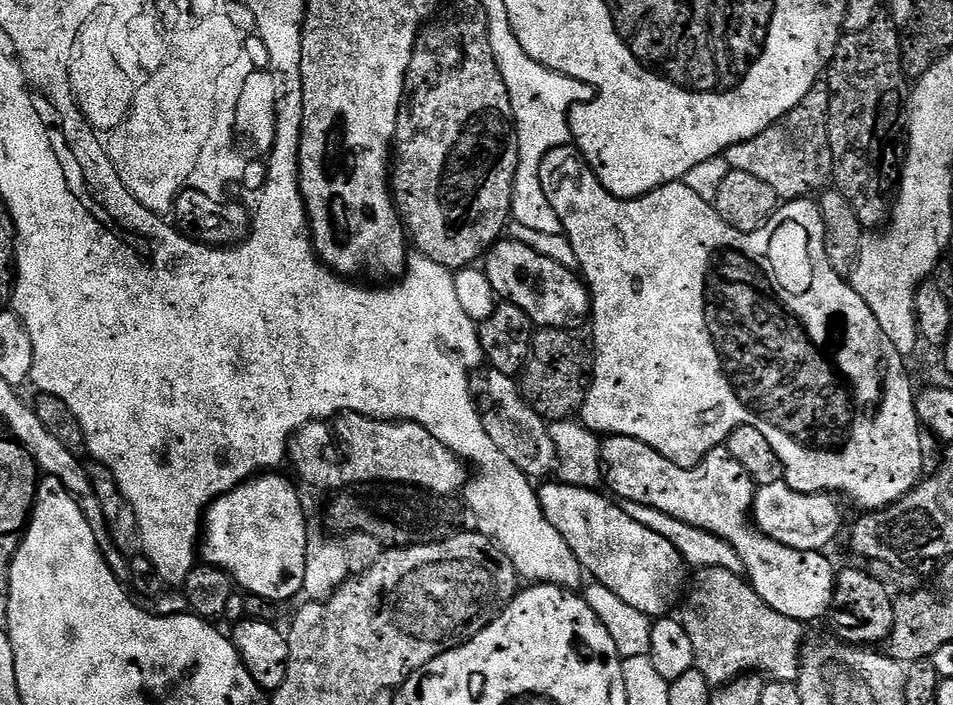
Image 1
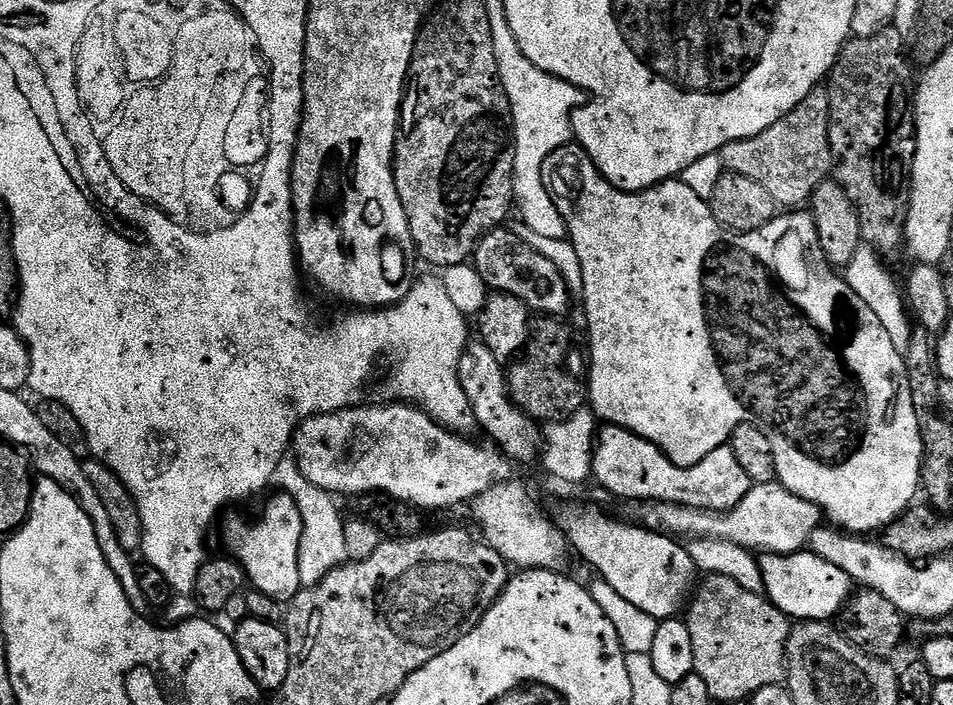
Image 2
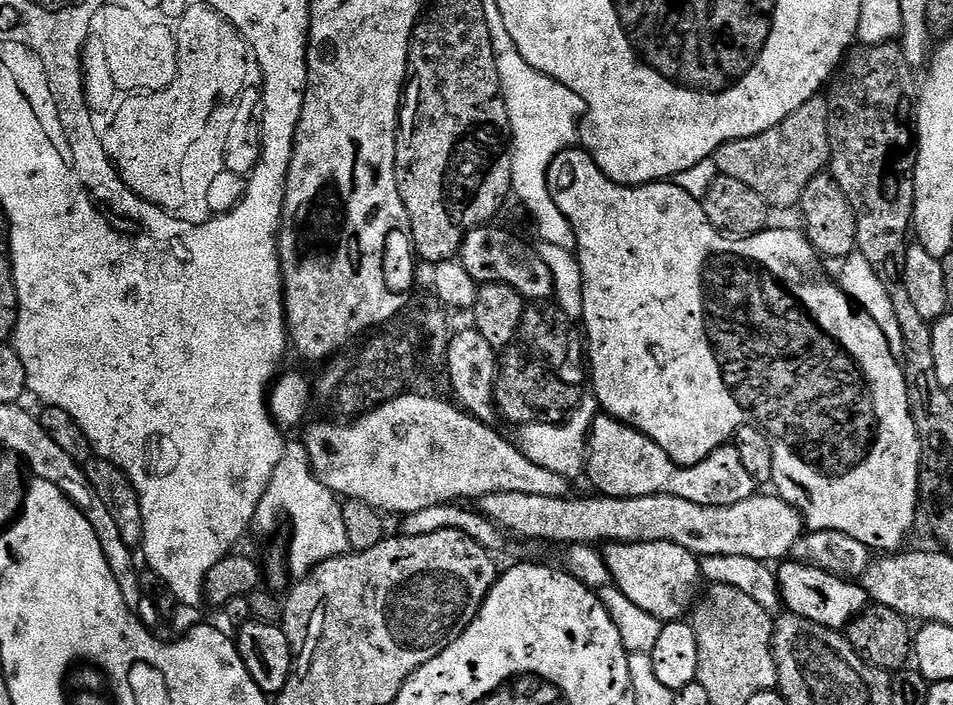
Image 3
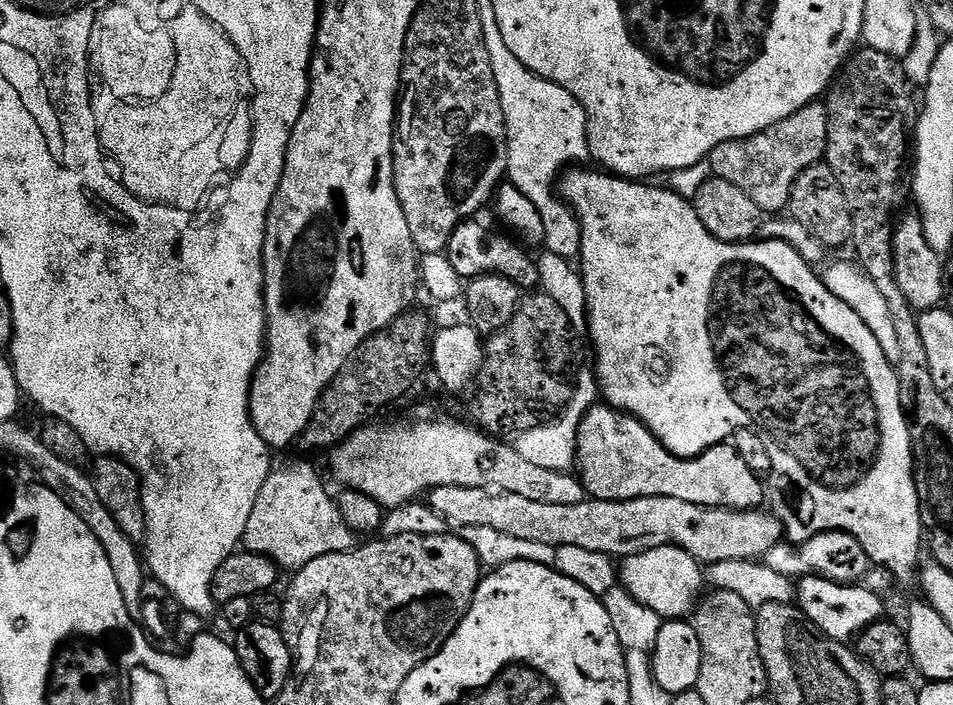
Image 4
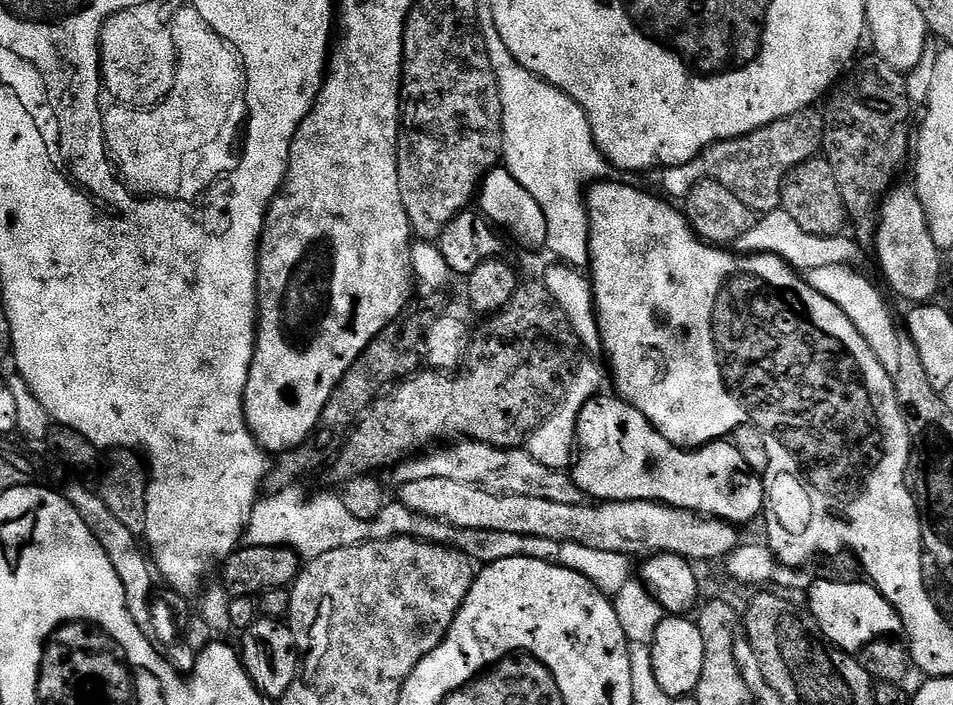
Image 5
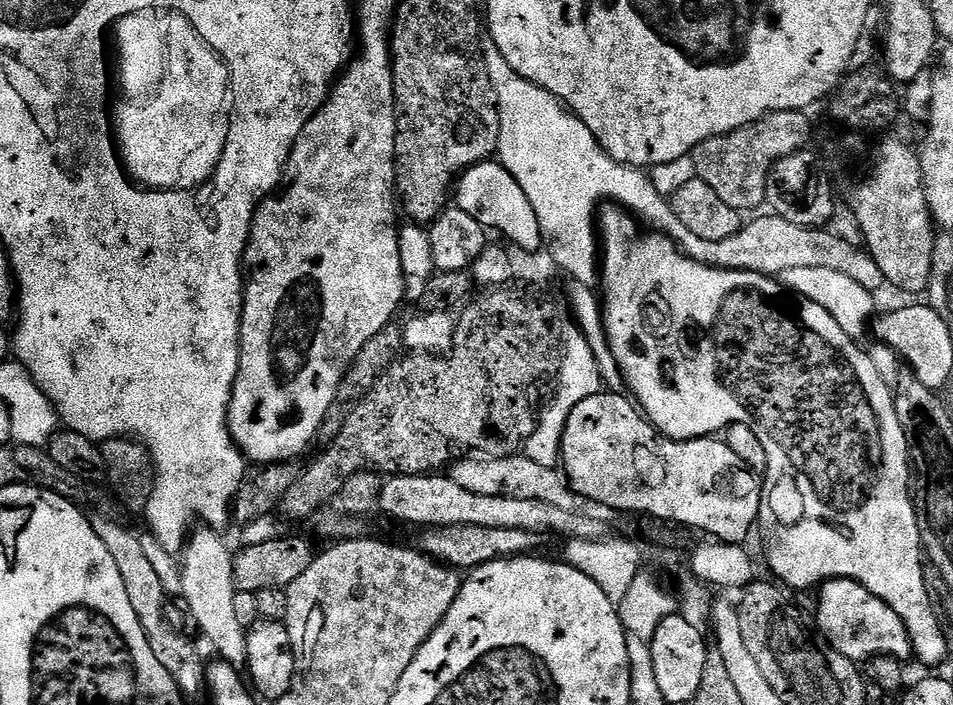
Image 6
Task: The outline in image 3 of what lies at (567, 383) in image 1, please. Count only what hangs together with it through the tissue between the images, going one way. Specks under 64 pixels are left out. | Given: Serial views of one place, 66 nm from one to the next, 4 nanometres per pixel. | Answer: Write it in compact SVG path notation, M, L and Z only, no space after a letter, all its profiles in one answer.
M556 306L525 307L520 332L509 348L503 349L496 374L496 407L515 426L562 424L582 399L572 384L560 377L560 367L568 360L574 321Z

